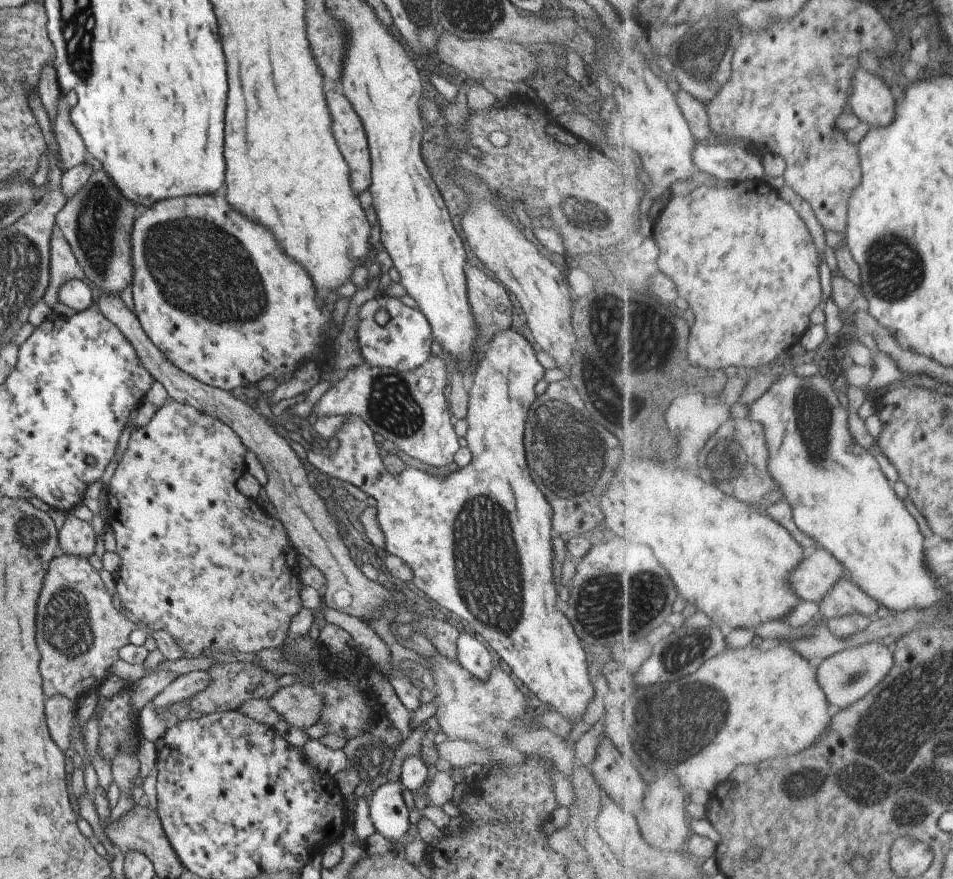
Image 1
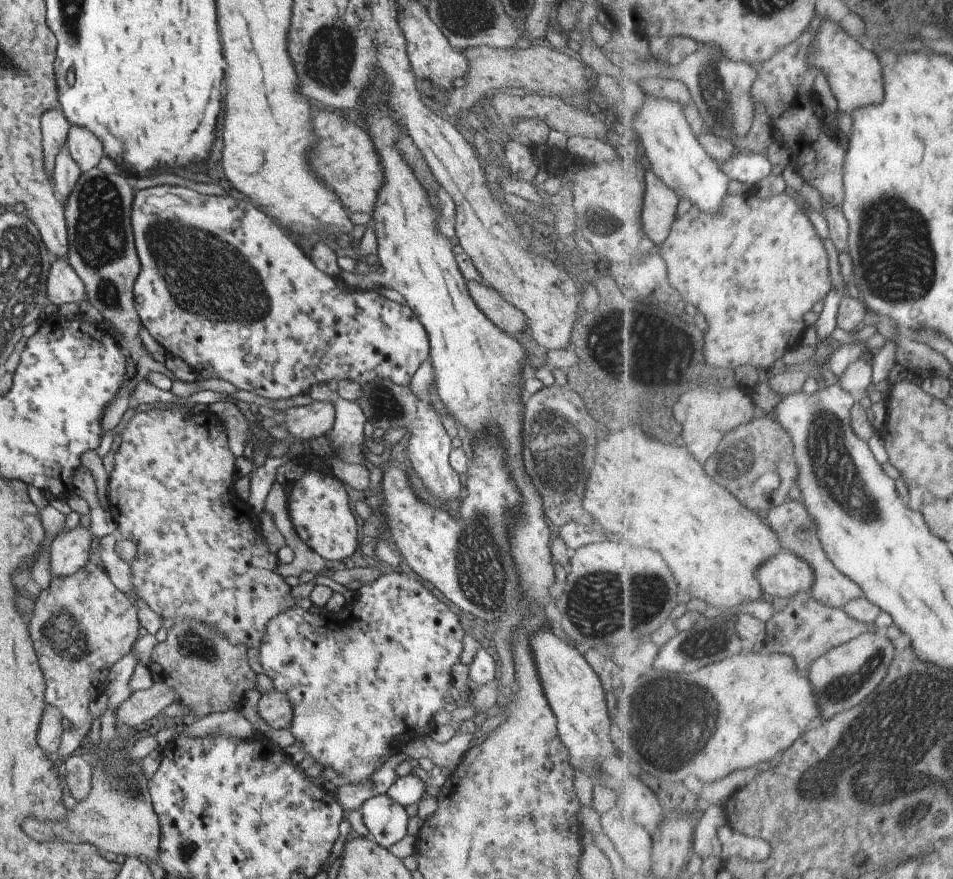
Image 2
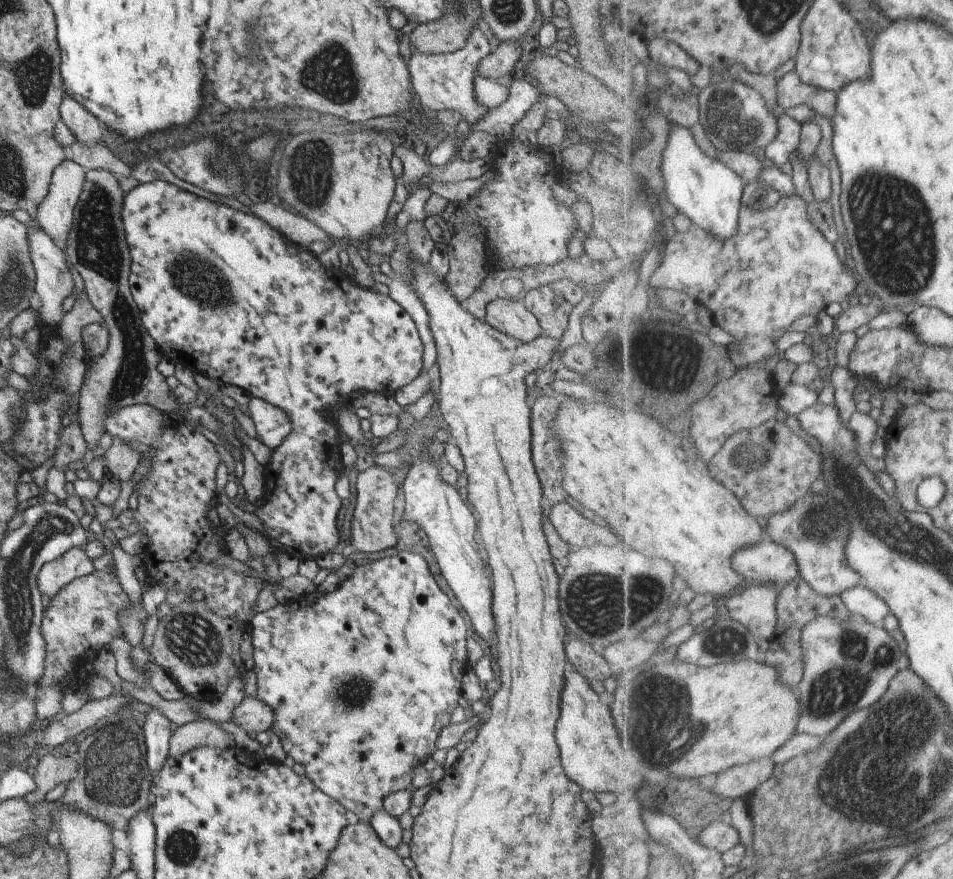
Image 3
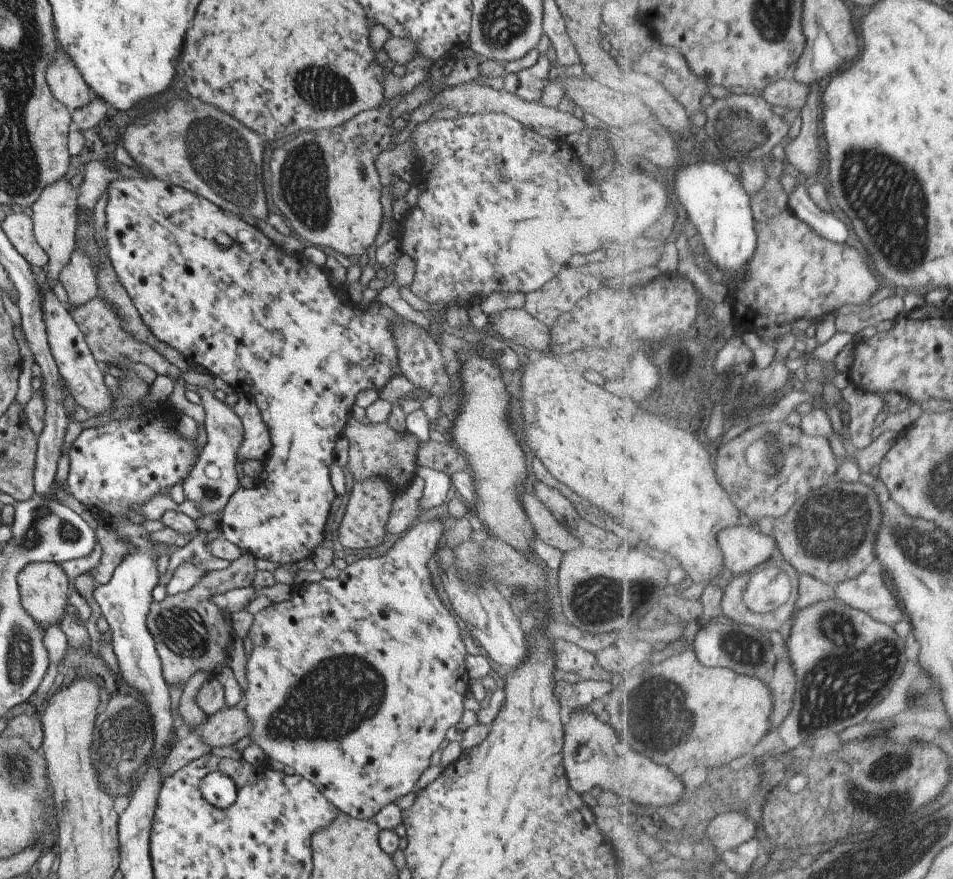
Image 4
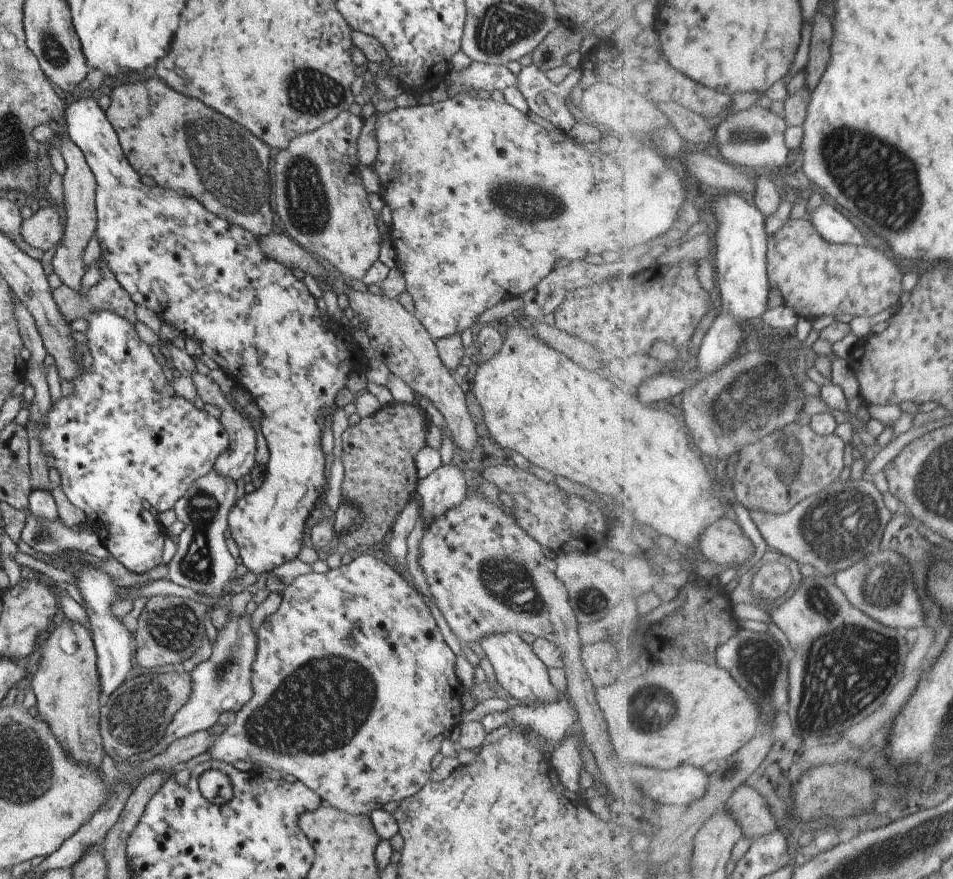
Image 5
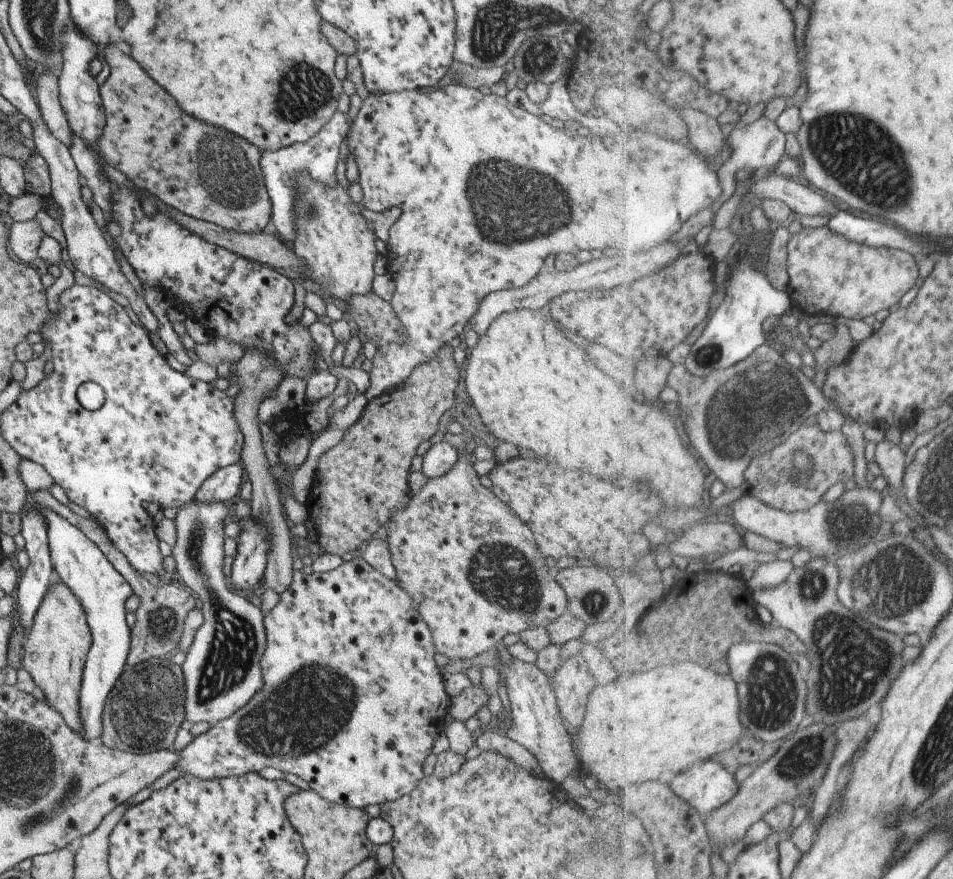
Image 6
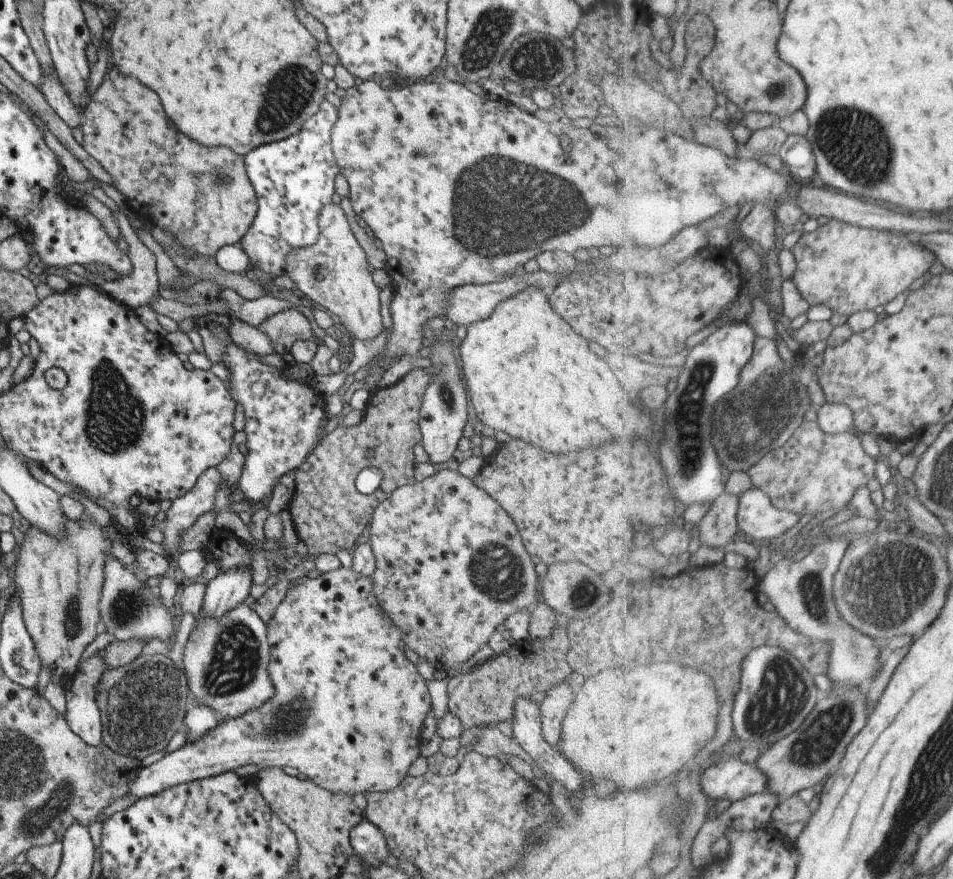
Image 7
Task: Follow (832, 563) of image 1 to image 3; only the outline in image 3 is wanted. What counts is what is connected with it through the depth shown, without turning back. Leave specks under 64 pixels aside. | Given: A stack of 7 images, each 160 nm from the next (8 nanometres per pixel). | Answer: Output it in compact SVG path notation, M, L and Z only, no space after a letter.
M771 538L733 554L733 568L748 582L783 587L800 576L793 551Z

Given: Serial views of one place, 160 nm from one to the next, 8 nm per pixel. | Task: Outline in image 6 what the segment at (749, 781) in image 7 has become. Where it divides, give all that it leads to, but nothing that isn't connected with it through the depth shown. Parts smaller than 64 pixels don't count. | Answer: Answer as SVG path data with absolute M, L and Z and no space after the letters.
M709 759L669 778L672 791L681 800L697 809L702 816L727 804L739 791L741 784L720 763Z

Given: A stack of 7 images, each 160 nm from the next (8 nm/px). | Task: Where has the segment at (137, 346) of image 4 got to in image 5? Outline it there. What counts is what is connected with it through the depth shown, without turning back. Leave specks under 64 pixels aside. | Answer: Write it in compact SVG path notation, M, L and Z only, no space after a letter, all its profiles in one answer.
M101 254L97 261L101 264L101 274L103 274L101 280L81 293L68 289L63 284L53 289L52 295L56 307L68 321L77 318L86 319L94 311L109 311L124 318L134 330L136 322L133 314L134 302L110 273Z

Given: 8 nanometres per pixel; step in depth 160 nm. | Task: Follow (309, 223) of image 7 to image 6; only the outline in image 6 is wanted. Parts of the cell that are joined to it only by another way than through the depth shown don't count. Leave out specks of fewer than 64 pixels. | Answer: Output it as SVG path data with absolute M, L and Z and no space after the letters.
M335 111L331 115L331 118L325 121L324 126L304 143L295 143L276 151L267 151L260 154L262 177L270 200L270 222L268 229L271 229L283 242L290 244L295 234L292 223L292 192L296 189L294 186L296 176L301 171L307 171L313 180L332 187L336 180L335 166L337 166L339 144L341 144L341 140L343 140L345 134L348 132L347 127L347 116Z

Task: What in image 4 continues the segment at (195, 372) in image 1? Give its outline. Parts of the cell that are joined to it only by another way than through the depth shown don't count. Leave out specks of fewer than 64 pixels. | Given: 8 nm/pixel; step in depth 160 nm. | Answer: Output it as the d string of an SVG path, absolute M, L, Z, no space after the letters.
M151 177L150 179L140 178L140 179L127 179L120 178L117 180L113 180L110 184L106 186L107 190L107 203L105 206L105 218L106 224L103 230L103 244L107 251L107 256L111 261L113 270L115 274L119 277L121 284L123 284L123 288L127 291L135 310L138 312L142 323L148 328L149 332L161 343L165 343L167 346L178 350L188 361L193 365L201 366L205 371L211 373L212 376L218 376L226 382L232 390L239 394L240 396L251 396L256 402L256 407L260 412L261 418L264 420L266 424L267 433L270 434L271 448L267 453L267 457L263 460L262 471L257 476L255 481L255 485L253 488L243 488L238 486L237 490L233 491L233 494L229 497L229 500L225 503L225 506L220 510L220 529L221 536L231 542L231 544L235 544L241 552L247 551L250 552L256 559L261 558L265 560L269 560L271 562L275 562L278 565L293 565L298 560L302 558L310 558L313 554L316 546L321 544L321 540L323 540L323 525L325 524L325 518L327 518L327 513L329 512L329 506L331 506L331 500L335 498L337 494L335 494L333 487L330 483L329 478L329 467L330 464L334 462L334 451L333 445L335 444L335 440L339 436L341 436L342 428L346 423L346 420L350 416L351 406L353 406L353 402L355 400L355 394L360 390L365 390L365 388L373 388L375 391L380 392L382 388L393 378L393 376L401 375L400 368L398 367L398 352L396 351L396 340L392 339L392 330L390 329L390 323L401 323L402 319L395 314L395 312L389 308L387 305L379 305L375 300L369 304L368 308L361 309L357 305L353 305L346 298L342 288L339 286L337 289L333 288L331 283L329 282L329 276L325 269L319 268L315 264L311 263L305 259L304 256L300 255L287 255L285 252L281 251L279 247L276 247L267 237L261 233L261 231L256 228L256 226L249 225L245 223L241 218L233 216L231 213L226 213L224 210L221 210L218 206L215 206L212 202L208 200L202 199L200 196L193 194L192 192L186 191L184 188L180 186L169 184Z

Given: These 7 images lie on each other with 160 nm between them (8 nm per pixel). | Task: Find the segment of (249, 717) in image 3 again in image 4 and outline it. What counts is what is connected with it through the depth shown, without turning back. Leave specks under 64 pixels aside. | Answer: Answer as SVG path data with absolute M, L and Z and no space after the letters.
M242 704L226 707L208 715L198 729L205 744L231 746L250 732L250 720Z

